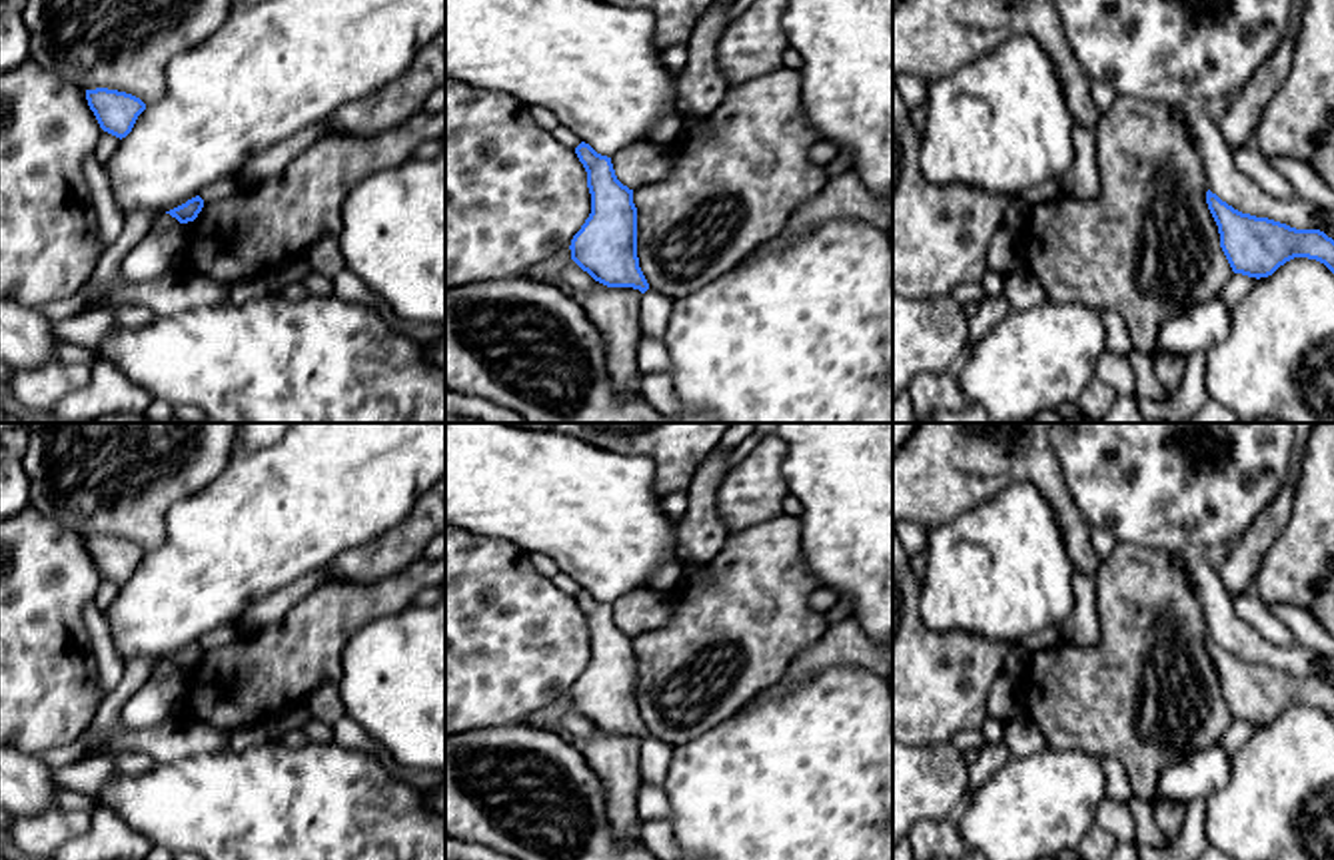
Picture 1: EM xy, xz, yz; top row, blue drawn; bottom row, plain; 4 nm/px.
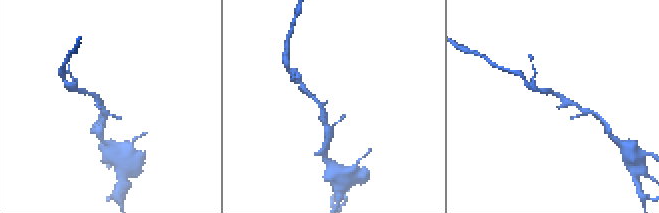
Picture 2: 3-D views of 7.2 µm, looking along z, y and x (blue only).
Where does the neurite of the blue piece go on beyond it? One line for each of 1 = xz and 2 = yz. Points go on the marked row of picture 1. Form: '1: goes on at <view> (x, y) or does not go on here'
1: does not go on here
2: does not go on here

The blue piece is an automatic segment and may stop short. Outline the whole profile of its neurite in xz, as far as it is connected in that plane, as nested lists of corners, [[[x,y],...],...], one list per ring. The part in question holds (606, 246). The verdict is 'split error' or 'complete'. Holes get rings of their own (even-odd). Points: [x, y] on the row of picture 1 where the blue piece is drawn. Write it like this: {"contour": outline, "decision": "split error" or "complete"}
{"contour": [[[589,144],[575,148],[587,172],[591,214],[571,239],[571,259],[607,287],[633,287],[645,293],[649,283],[637,257],[637,208],[633,190],[623,186],[611,158]]], "decision": "complete"}

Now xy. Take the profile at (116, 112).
{"contour": [[[96,88],[86,90],[86,100],[100,128],[116,138],[126,138],[146,104],[126,92]]], "decision": "complete"}

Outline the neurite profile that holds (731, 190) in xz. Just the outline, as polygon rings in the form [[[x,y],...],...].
[[[783,66],[731,88],[707,120],[713,128],[707,136],[699,140],[679,138],[671,144],[677,162],[669,176],[633,190],[639,267],[649,289],[669,299],[691,295],[737,269],[763,241],[781,233],[799,206],[829,184],[825,166],[809,160],[809,150],[821,142],[821,136],[805,116],[799,70]]]

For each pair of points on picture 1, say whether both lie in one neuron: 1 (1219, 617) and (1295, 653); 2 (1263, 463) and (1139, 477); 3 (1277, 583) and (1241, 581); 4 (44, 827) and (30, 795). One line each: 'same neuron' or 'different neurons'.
1: same neuron
2: same neuron
3: different neurons
4: different neurons

